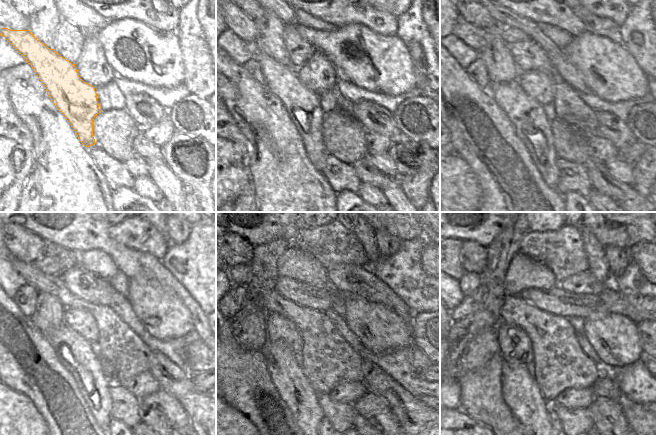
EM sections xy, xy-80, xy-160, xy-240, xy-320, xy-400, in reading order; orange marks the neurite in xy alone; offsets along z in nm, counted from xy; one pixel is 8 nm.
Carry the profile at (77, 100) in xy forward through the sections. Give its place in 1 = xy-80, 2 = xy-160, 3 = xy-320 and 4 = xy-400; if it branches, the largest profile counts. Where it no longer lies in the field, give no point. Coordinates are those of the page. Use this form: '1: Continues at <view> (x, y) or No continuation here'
1: Continues at xy-80 (302, 105)
2: Continues at xy-160 (531, 125)
3: Continues at xy-320 (294, 389)
4: Continues at xy-400 (519, 390)

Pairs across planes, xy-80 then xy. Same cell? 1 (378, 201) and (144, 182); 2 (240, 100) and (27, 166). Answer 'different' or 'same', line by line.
1: same
2: different

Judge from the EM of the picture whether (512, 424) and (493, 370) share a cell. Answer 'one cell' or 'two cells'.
one cell

